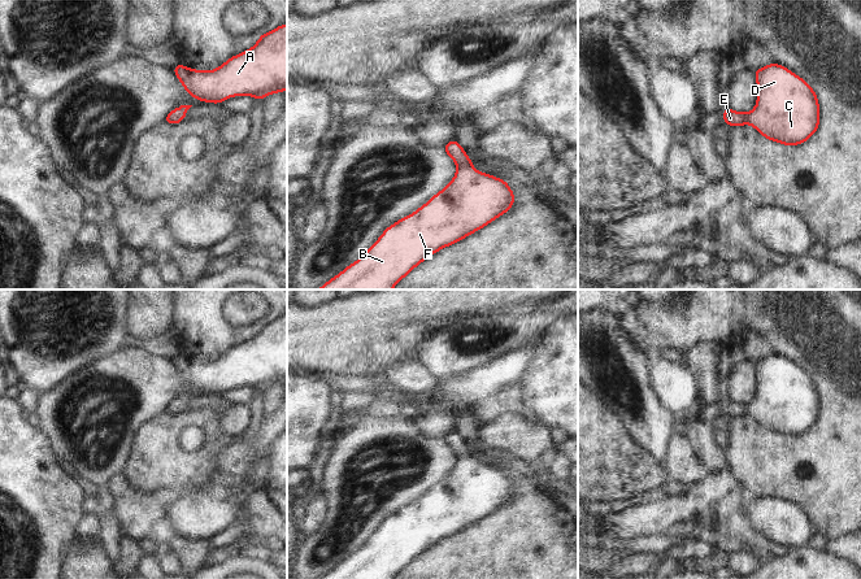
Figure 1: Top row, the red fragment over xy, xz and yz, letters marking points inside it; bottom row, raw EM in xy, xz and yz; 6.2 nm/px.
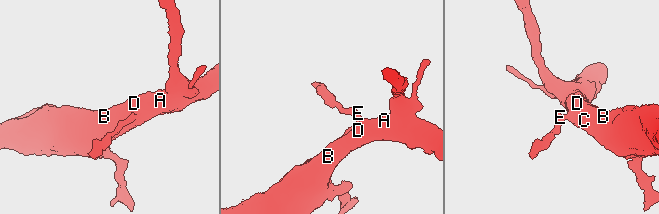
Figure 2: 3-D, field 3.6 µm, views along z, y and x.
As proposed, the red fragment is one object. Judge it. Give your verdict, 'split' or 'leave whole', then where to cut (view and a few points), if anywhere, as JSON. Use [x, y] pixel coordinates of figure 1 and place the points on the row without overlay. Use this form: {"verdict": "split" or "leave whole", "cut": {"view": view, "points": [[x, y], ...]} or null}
{"verdict": "leave whole", "cut": null}

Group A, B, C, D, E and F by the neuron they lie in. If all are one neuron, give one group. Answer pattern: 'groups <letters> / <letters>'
groups A B C D E F

